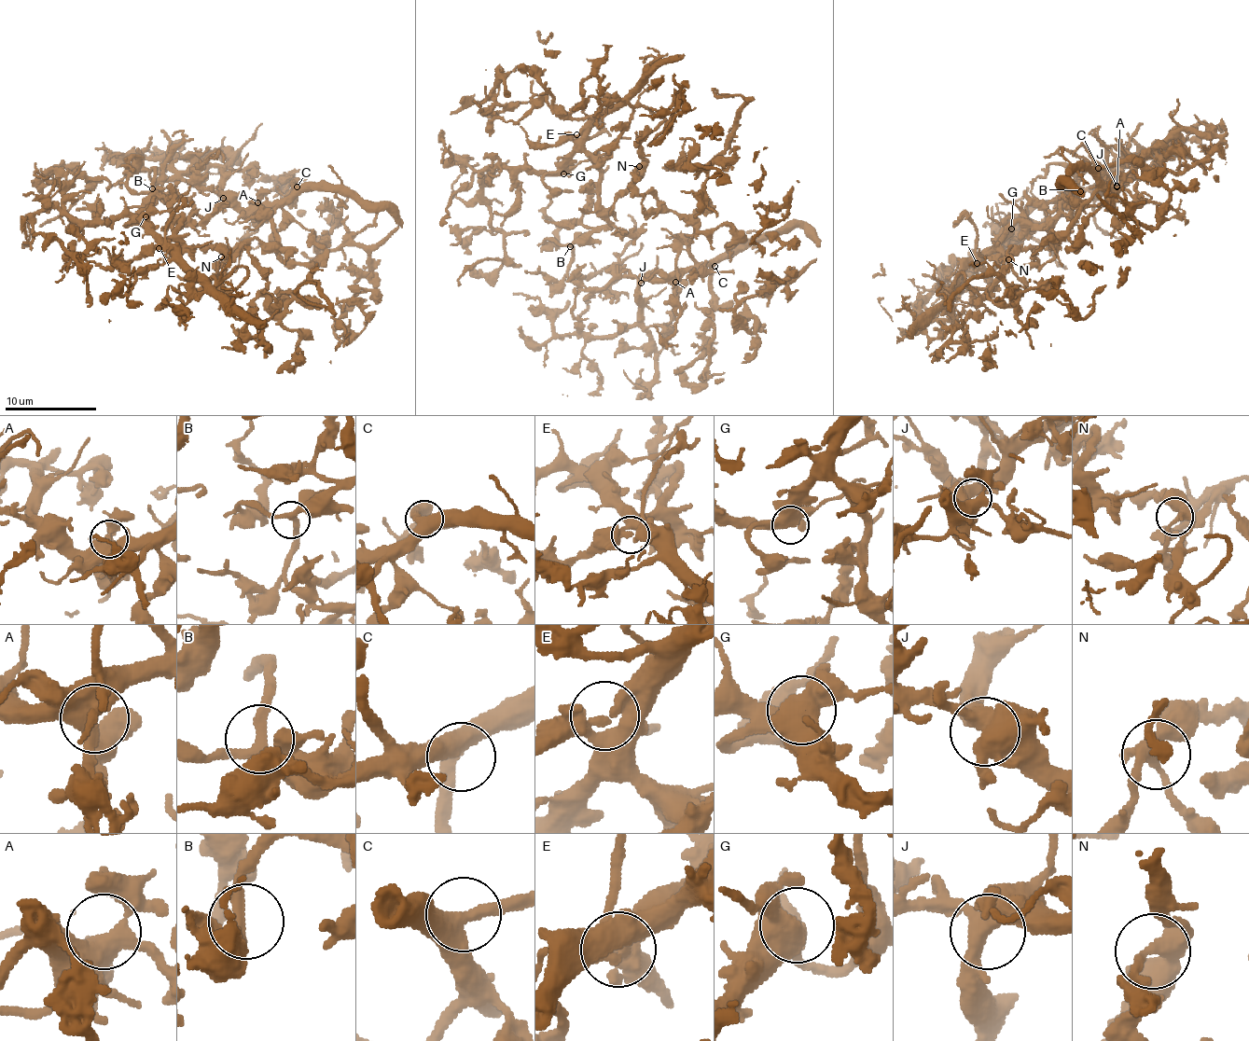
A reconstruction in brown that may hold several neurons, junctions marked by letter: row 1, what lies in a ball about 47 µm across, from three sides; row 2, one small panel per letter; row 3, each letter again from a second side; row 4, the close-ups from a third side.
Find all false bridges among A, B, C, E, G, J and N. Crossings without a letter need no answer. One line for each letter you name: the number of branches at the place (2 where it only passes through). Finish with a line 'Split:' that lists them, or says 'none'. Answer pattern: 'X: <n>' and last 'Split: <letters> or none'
Split: none

